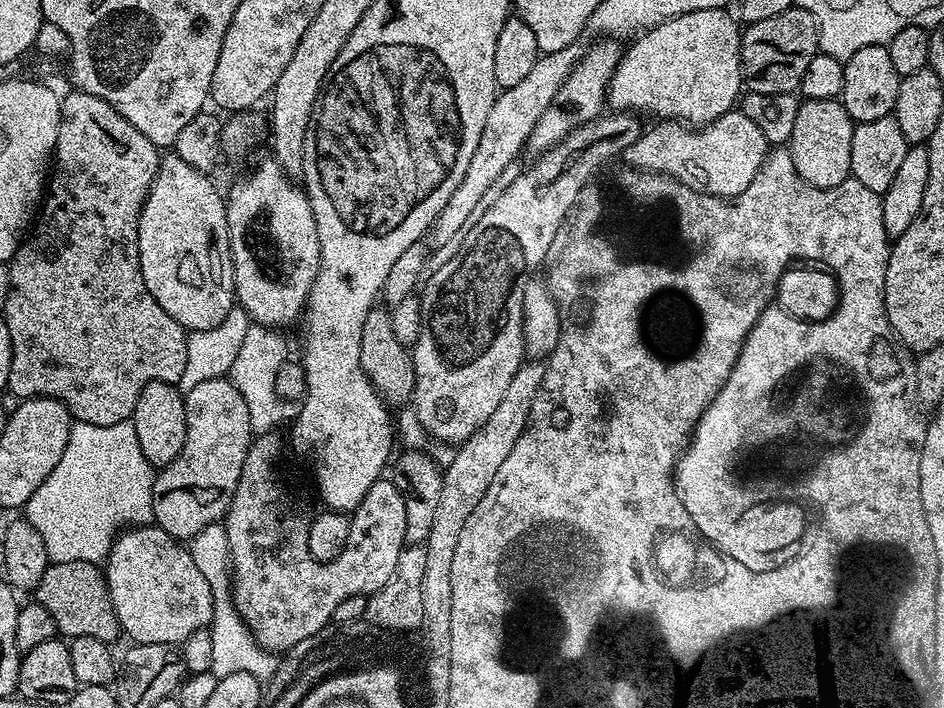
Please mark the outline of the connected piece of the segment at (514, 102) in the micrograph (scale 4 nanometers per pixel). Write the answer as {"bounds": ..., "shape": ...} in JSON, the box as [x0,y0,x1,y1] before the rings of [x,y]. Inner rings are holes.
{"bounds":[430,43,580,247],"shape":[[[575,43],[557,52],[542,54],[538,62],[534,62],[530,74],[526,74],[526,78],[522,78],[518,86],[503,89],[497,95],[495,102],[490,106],[490,114],[486,114],[486,126],[482,126],[482,138],[478,138],[478,146],[470,158],[470,166],[466,166],[466,174],[462,174],[458,190],[450,194],[450,202],[442,206],[442,214],[438,214],[436,223],[430,229],[430,240],[438,247],[446,247],[456,235],[459,237],[469,227],[470,221],[485,203],[484,195],[501,183],[506,166],[517,163],[517,157],[520,152],[522,154],[525,151],[538,118],[546,114],[546,106],[554,102],[554,94],[558,94],[562,82],[572,73],[572,67],[580,60],[580,47],[579,43]]]}

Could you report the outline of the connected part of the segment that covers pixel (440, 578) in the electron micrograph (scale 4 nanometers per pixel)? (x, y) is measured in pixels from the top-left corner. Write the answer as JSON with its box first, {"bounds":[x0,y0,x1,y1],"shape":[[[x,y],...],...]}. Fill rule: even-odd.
{"bounds":[422,363,544,614],"shape":[[[523,363],[511,379],[510,387],[506,389],[502,402],[498,402],[494,414],[490,414],[490,418],[482,422],[480,429],[453,451],[456,453],[453,454],[452,461],[449,462],[448,468],[446,464],[443,469],[442,499],[438,501],[438,515],[434,518],[434,527],[431,528],[426,541],[428,557],[425,581],[422,582],[422,605],[425,606],[426,613],[432,614],[435,608],[447,610],[450,606],[450,566],[454,550],[458,547],[458,536],[462,534],[466,518],[470,518],[478,502],[482,502],[490,482],[494,482],[498,466],[502,466],[504,459],[510,455],[510,450],[514,450],[514,442],[528,425],[532,404],[536,400],[537,392],[543,387],[543,382],[544,366],[541,363]]]}

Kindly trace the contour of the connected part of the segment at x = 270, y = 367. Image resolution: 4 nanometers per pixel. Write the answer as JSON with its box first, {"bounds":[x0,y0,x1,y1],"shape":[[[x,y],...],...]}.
{"bounds":[229,323,288,433],"shape":[[[253,323],[246,332],[238,356],[229,375],[232,384],[246,401],[250,411],[250,424],[255,433],[273,431],[286,416],[282,411],[283,403],[278,396],[276,377],[278,371],[288,360],[288,348],[283,336],[277,329]]]}

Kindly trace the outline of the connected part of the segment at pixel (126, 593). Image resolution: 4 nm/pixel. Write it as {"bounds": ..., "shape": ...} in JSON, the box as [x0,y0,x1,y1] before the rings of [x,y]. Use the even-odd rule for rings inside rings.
{"bounds":[106,526,214,646],"shape":[[[132,526],[119,533],[108,552],[106,579],[121,633],[125,637],[129,636],[132,644],[180,646],[186,638],[190,638],[190,634],[211,625],[214,598],[210,582],[206,582],[205,576],[198,570],[187,547],[170,534],[166,534],[166,530],[155,526]]]}

